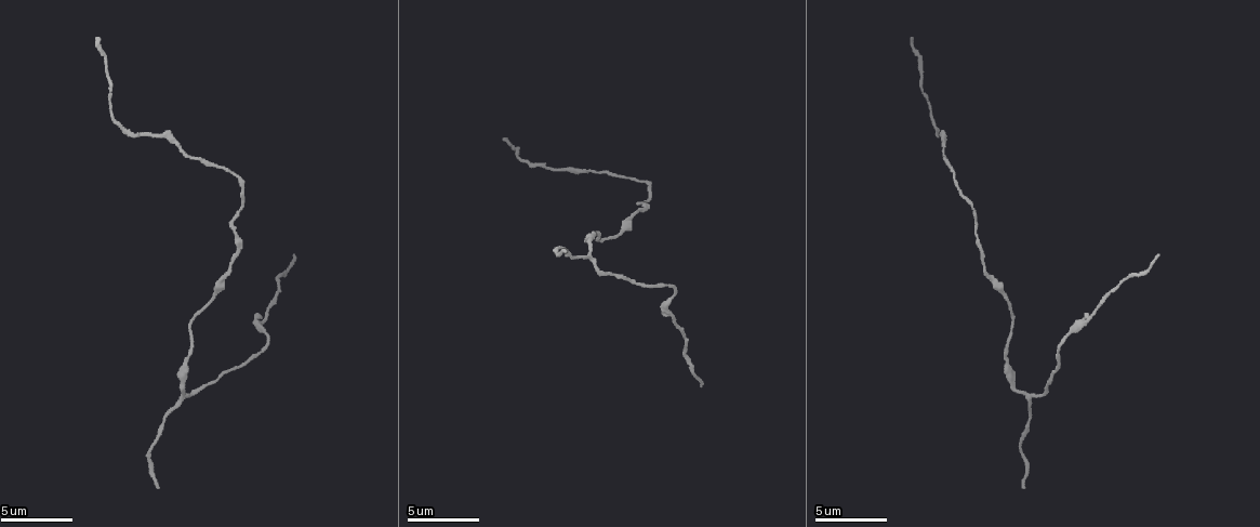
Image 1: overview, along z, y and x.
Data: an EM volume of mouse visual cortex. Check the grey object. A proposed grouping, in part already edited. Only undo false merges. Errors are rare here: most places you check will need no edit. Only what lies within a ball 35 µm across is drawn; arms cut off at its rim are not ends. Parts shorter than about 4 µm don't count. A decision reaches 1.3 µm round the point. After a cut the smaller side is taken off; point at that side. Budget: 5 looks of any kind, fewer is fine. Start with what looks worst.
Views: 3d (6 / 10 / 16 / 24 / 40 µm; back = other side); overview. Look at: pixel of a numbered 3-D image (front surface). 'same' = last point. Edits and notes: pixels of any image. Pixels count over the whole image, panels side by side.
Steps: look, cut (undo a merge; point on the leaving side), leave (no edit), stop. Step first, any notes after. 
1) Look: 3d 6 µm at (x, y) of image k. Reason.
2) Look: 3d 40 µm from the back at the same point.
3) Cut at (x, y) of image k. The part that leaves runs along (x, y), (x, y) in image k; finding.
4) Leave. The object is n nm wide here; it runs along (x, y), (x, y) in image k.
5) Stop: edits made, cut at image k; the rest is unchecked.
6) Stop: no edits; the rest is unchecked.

Look: 3d 10 µm at (182, 395) of image 1. Small branch off a trunk.

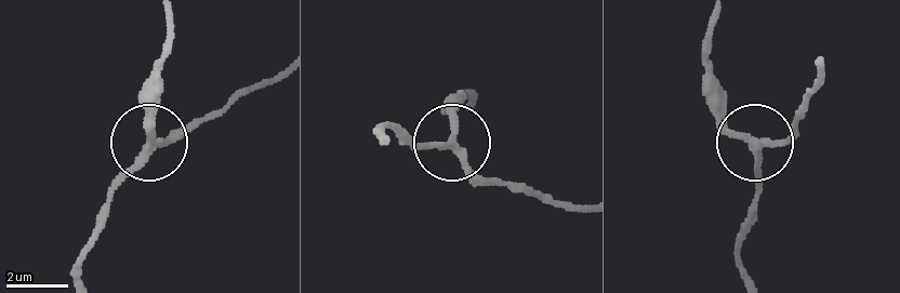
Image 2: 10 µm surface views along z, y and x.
Look: 3d 10 µm from the back at (151, 146) of image 2.

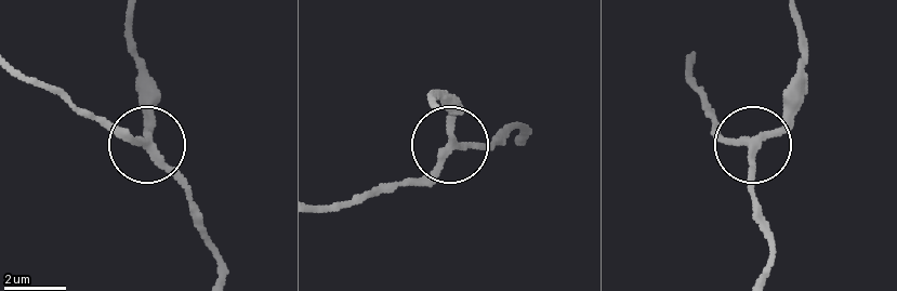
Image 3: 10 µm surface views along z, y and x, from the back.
Leave. 3 arms meet here; it runs along (133, 14), (142, 133), (201, 213) in image 3; all the same neuron.

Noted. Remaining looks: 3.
Look: 3d 10 µm at (154, 134) of image 1. Thick turns thin.

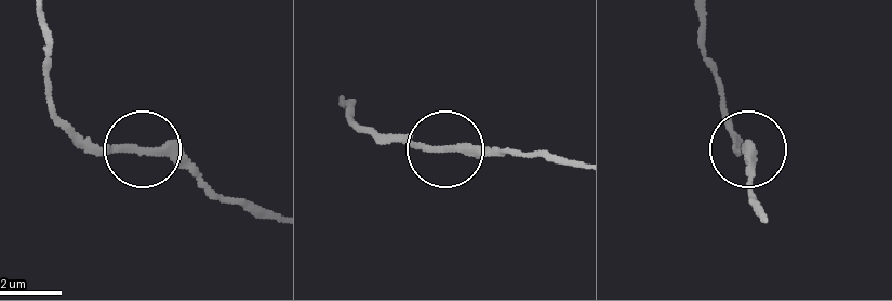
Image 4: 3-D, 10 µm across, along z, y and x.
Leave. The object is 240 nm wide here; it runs along (576, 165), (498, 149), (421, 149), (377, 136) in image 4; one neuron here.

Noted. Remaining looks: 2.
Look: 3d 10 µm at (214, 292) of image 1.

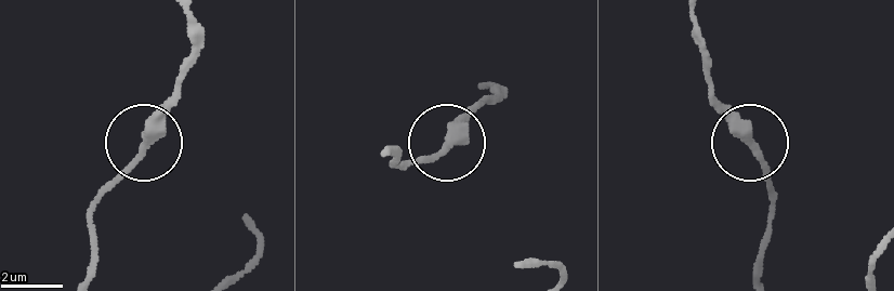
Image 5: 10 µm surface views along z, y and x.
Leave. The object is 350 nm wide here; it runs along (751, 141), (772, 197) in image 5; all the same neuron.

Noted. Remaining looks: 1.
Stop: no edits; the rest is unchecked.

